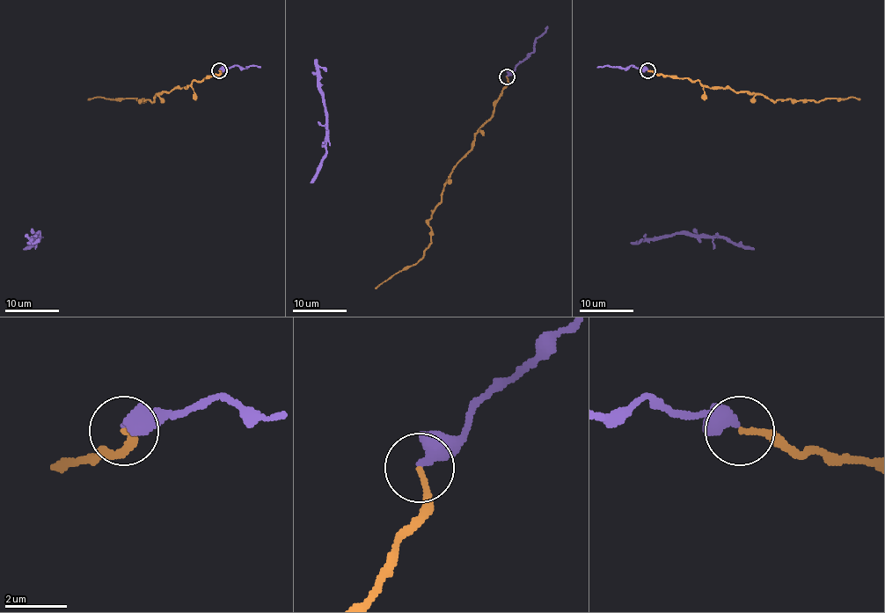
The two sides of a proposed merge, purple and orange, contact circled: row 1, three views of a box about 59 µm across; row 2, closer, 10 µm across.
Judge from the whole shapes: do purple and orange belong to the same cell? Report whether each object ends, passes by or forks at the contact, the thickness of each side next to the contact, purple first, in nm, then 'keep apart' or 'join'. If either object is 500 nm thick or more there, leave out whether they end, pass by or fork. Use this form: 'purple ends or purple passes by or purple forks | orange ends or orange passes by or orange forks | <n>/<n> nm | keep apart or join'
purple ends | orange ends | 400/170 nm | join

